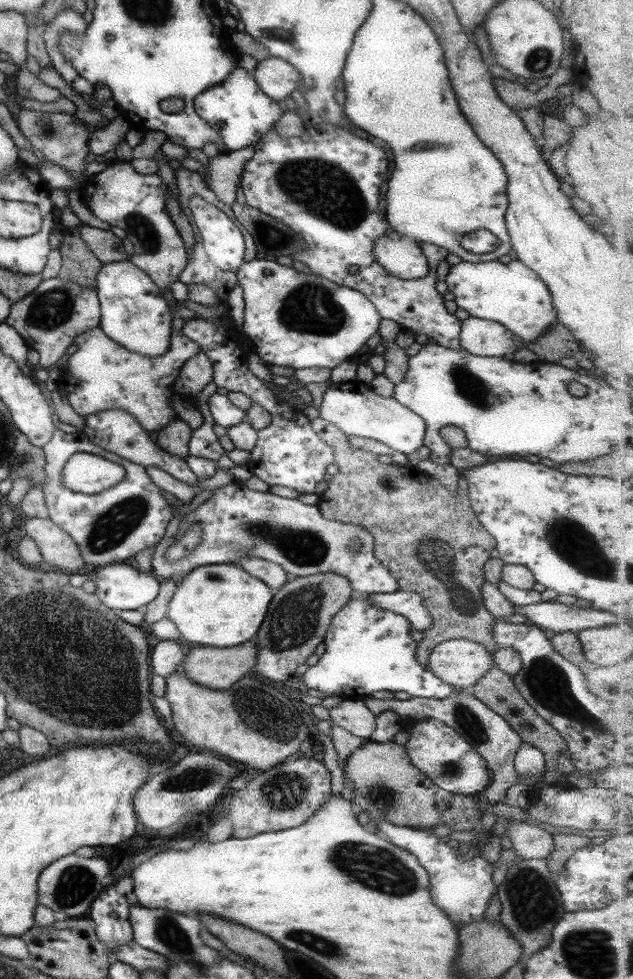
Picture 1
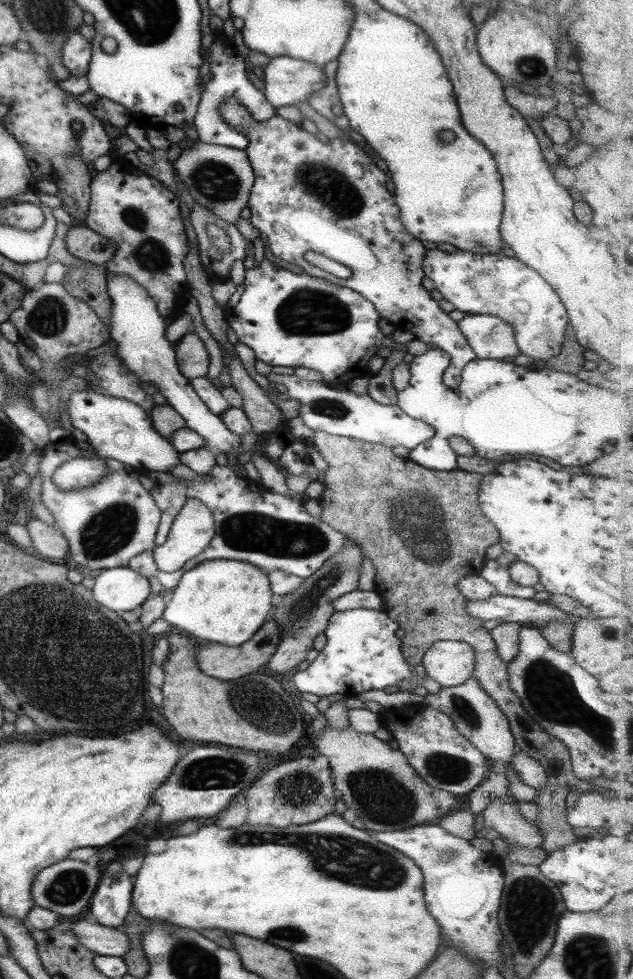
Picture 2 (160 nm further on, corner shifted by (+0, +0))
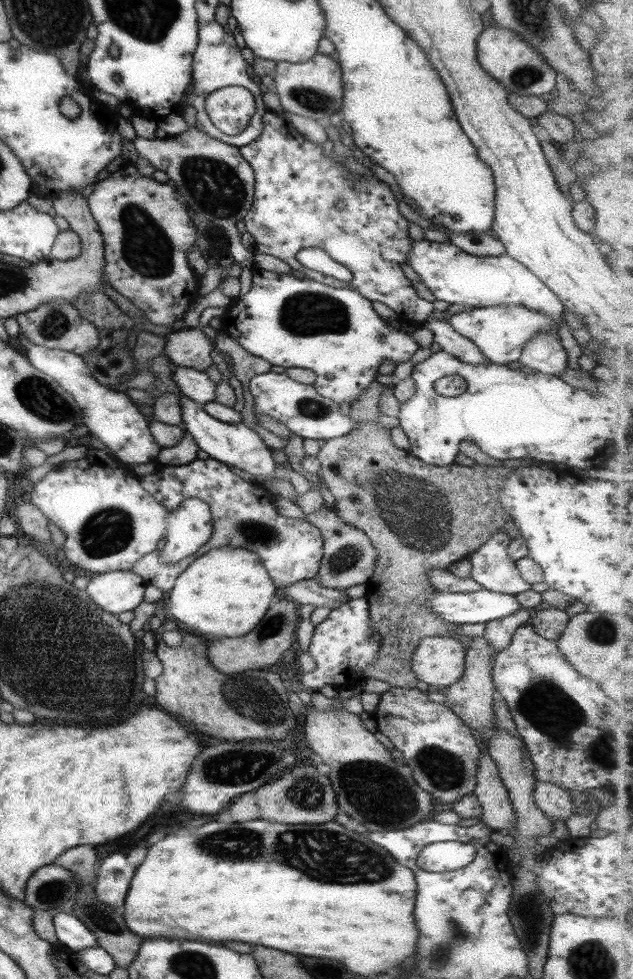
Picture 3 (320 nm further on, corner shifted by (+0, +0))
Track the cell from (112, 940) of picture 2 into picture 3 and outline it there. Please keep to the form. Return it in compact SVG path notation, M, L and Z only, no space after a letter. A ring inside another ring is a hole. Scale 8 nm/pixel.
M57 911L52 914L52 925L57 942L69 950L80 951L82 948L96 945L91 931L87 931L87 928L76 916L71 916L70 912Z

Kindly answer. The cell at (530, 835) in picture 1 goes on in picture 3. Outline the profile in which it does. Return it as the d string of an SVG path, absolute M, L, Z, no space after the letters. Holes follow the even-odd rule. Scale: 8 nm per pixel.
M485 750L479 751L478 761L476 762L476 784L473 795L476 797L477 805L482 810L480 820L483 821L491 830L501 832L503 828L512 828L515 820L511 803L509 802L507 790L503 787L498 768L489 753Z

